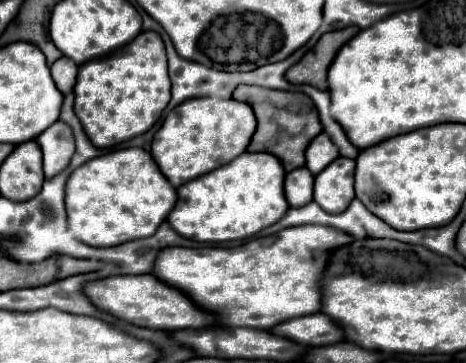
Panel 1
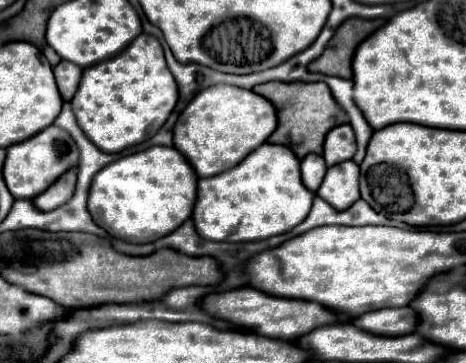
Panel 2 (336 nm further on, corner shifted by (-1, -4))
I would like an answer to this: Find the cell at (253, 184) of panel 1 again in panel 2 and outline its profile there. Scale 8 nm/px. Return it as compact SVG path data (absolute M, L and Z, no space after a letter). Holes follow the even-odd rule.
M261 144L241 164L211 178L199 178L193 224L201 238L213 242L253 242L265 240L305 220L313 204L313 192L301 182L299 158L277 144Z

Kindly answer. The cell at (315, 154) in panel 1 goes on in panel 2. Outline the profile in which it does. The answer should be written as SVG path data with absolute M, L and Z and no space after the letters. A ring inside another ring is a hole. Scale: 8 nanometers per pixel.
M341 124L329 130L325 138L325 146L323 146L323 158L327 166L335 166L339 162L351 160L353 154L355 154L355 136L353 136L351 126Z

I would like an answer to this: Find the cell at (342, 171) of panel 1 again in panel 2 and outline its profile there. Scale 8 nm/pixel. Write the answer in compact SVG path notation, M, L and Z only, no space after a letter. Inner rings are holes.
M353 160L331 166L317 190L317 196L321 196L335 210L347 210L359 200L359 166Z

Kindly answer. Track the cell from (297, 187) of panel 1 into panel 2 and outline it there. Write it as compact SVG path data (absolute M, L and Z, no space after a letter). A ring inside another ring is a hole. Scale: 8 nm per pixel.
M309 154L301 160L301 178L303 178L303 184L307 186L307 190L317 192L317 188L321 186L323 178L325 178L325 172L327 172L327 164L321 156Z

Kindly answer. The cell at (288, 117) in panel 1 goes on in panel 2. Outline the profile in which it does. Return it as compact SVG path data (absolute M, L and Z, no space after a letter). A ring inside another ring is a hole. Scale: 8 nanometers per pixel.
M265 82L265 84L257 84L253 88L255 94L261 94L263 98L271 100L275 110L279 112L279 116L289 116L285 118L285 126L279 126L275 130L275 134L269 136L267 142L271 144L283 144L283 146L289 146L297 158L305 158L307 154L315 152L315 154L321 154L323 152L323 140L325 140L325 134L333 128L333 126L339 126L339 124L345 124L347 118L345 118L345 112L337 106L337 102L333 100L327 84L323 82L315 82L315 84L305 84L305 82Z

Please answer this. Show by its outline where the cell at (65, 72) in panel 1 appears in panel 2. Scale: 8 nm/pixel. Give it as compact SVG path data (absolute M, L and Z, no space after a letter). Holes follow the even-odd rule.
M61 60L55 68L53 68L53 74L55 74L55 80L57 80L57 88L63 96L63 100L71 100L75 96L75 90L79 86L79 80L81 80L81 68L75 66L73 62L67 62L67 60Z

